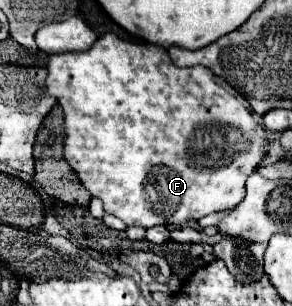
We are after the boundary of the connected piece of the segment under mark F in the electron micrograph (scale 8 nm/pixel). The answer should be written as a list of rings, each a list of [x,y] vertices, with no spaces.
[[[105,34],[85,52],[51,54],[47,72],[49,72],[47,74],[47,90],[51,96],[57,98],[57,102],[63,108],[63,114],[65,114],[65,160],[77,172],[83,186],[95,198],[99,198],[103,202],[107,214],[121,218],[127,226],[141,226],[141,228],[151,228],[157,224],[181,226],[181,224],[199,220],[211,212],[219,212],[219,210],[237,206],[245,198],[245,180],[257,168],[259,160],[267,154],[267,138],[265,138],[265,130],[261,128],[261,124],[255,122],[255,118],[247,106],[243,106],[235,96],[231,96],[225,88],[221,88],[213,80],[213,72],[209,68],[205,68],[205,66],[193,66],[193,68],[173,66],[167,50],[159,48],[155,44],[135,46],[135,42],[127,42],[127,40],[121,40],[119,36]]]

